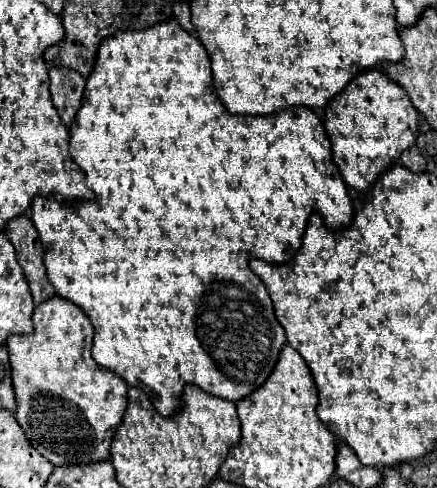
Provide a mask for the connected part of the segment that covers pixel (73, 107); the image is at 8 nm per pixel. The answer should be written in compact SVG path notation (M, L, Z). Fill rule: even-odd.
M49 70L49 78L51 78L53 104L63 124L69 126L75 120L77 110L81 108L85 78L79 78L79 74L71 74L69 70Z

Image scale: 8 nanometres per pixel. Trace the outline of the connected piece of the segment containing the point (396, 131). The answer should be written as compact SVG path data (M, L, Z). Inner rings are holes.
M367 70L357 76L343 94L329 102L325 114L327 118L335 118L335 122L331 122L333 126L337 124L335 134L331 134L333 160L345 182L365 194L387 166L399 164L401 152L417 142L419 112L413 108L405 90L377 70Z

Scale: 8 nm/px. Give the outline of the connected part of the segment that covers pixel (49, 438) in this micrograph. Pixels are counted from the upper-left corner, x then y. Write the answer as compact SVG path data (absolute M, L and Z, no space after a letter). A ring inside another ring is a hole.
M55 296L39 304L33 312L35 332L25 336L9 336L7 350L11 362L11 378L17 396L15 418L21 424L25 436L37 452L41 452L53 466L71 466L71 464L93 464L103 462L111 454L111 440L115 430L121 426L127 410L127 390L129 386L111 370L103 370L91 358L91 338L93 326L89 318L75 304L67 304L63 298Z

